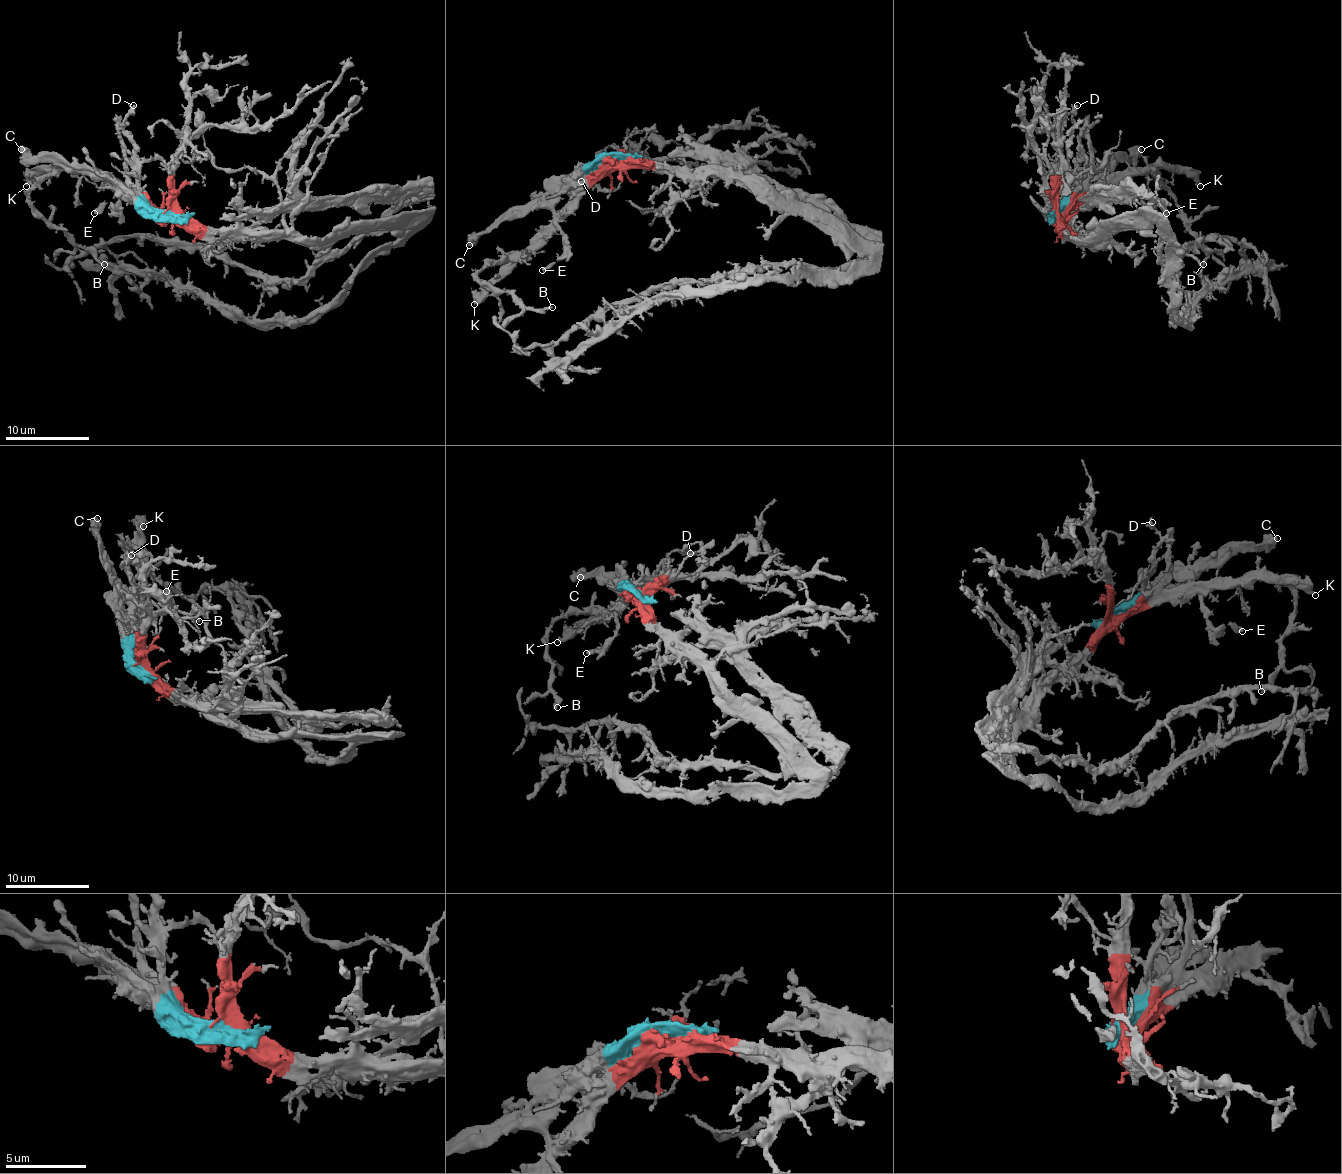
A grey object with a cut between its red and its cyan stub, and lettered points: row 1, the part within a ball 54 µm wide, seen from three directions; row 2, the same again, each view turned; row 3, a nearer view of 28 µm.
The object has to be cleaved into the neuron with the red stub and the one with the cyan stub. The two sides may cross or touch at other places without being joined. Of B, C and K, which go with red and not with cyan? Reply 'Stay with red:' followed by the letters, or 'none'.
Stay with red: B, K

